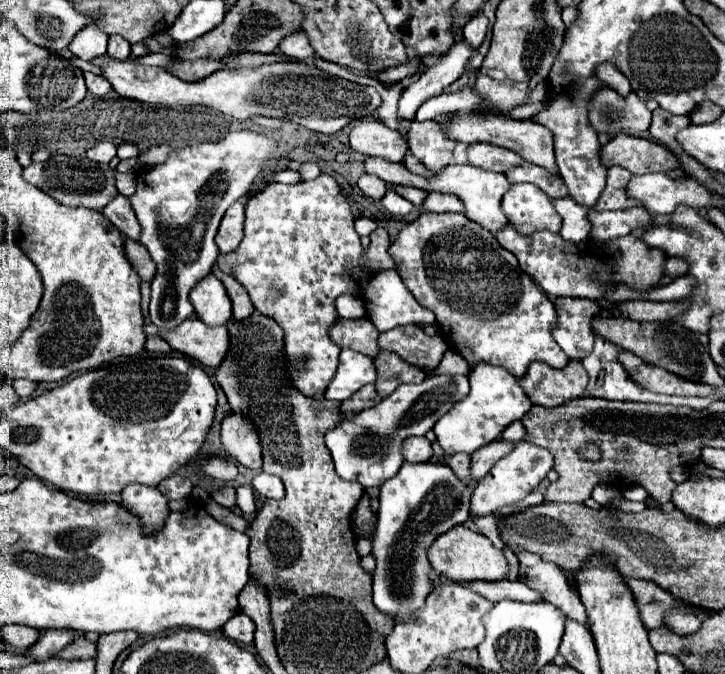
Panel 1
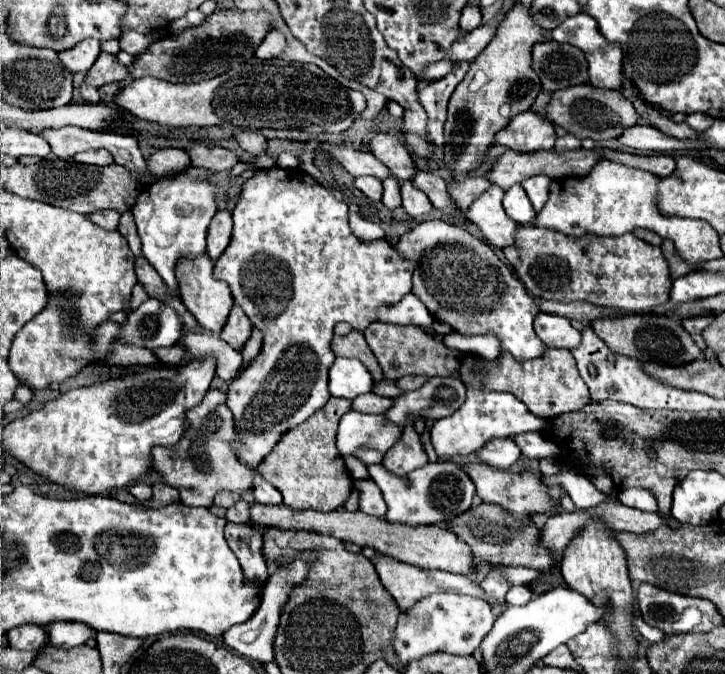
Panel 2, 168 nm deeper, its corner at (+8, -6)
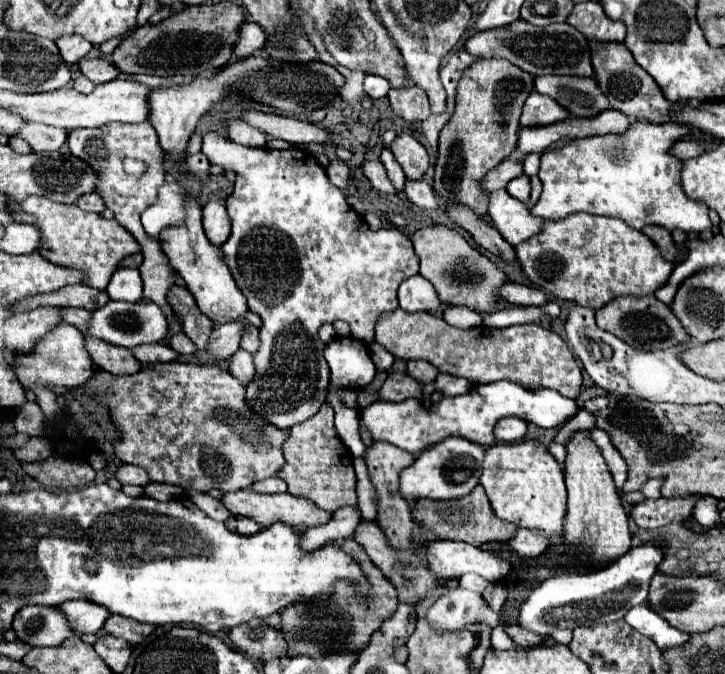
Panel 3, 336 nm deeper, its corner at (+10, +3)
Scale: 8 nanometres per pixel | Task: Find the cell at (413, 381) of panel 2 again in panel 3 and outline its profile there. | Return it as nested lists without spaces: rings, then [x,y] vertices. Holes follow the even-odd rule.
[[[412,359],[412,361],[408,361],[408,375],[412,375],[414,379],[418,379],[420,383],[432,383],[434,381],[434,377],[438,375],[440,371],[432,365],[432,363],[428,363],[428,361],[422,361],[422,359]]]

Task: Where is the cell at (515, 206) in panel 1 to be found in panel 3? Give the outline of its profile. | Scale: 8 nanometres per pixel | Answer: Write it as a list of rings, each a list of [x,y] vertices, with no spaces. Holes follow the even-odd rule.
[[[520,175],[520,177],[512,179],[506,189],[508,189],[508,193],[512,197],[516,197],[516,199],[526,203],[530,199],[530,179],[528,179],[528,175]]]

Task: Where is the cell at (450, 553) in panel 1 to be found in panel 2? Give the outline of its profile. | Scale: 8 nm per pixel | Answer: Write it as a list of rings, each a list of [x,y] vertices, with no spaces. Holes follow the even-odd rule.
[[[252,504],[250,518],[254,524],[260,526],[276,526],[284,530],[312,530],[318,534],[330,534],[342,542],[358,544],[358,546],[370,546],[376,552],[384,556],[392,556],[400,562],[408,562],[412,566],[420,566],[424,570],[442,570],[442,572],[454,572],[454,574],[472,574],[476,568],[474,554],[466,542],[460,542],[456,534],[452,534],[446,528],[440,526],[402,526],[402,524],[390,524],[382,518],[364,514],[362,510],[348,512],[346,508],[338,508],[332,512],[314,512],[314,510],[302,510],[292,512],[288,506],[262,506]]]

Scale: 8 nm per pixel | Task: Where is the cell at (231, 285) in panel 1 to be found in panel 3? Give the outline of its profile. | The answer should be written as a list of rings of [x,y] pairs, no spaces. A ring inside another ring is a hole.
[[[246,323],[246,329],[244,329],[244,335],[242,335],[242,343],[240,343],[242,349],[250,351],[250,353],[256,353],[258,347],[260,347],[260,337],[258,337],[258,329],[250,323]]]

